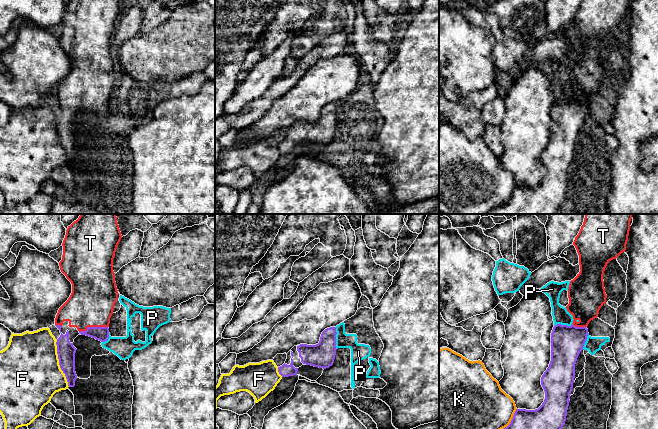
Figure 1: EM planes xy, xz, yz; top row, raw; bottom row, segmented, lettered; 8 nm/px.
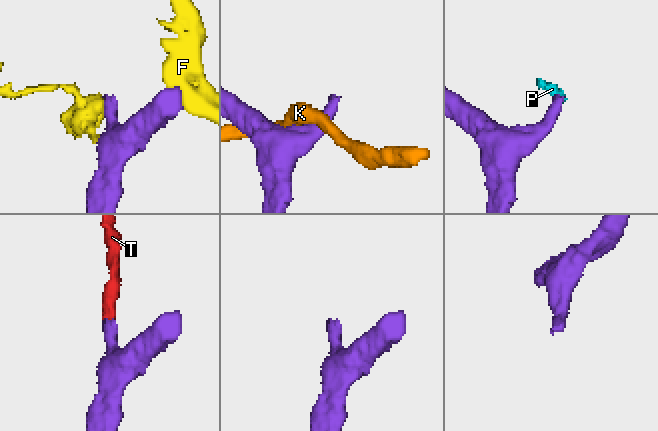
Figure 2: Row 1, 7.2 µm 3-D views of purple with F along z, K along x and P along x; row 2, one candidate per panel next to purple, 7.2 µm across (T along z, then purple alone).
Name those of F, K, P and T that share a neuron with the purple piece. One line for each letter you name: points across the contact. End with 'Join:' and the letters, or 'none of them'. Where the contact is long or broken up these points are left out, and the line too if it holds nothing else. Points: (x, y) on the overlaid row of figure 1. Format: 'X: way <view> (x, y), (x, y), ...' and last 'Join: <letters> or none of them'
T: way xy (99, 333), (93, 327), (91, 303)
Join: T

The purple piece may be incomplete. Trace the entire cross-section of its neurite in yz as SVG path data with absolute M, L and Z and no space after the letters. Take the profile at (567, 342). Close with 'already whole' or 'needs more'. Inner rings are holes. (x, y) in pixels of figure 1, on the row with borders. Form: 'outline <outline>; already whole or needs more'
outline M585 214L583 225L575 237L573 245L579 255L580 272L570 281L568 287L569 304L567 311L573 316L571 326L557 324L551 333L551 361L549 367L541 377L541 385L545 392L545 399L542 405L535 410L516 409L510 424L503 429L562 429L565 425L567 410L570 402L570 393L573 388L575 377L575 364L580 352L587 340L589 322L598 317L600 308L606 303L603 275L607 264L625 252L630 221L633 214Z; needs more

